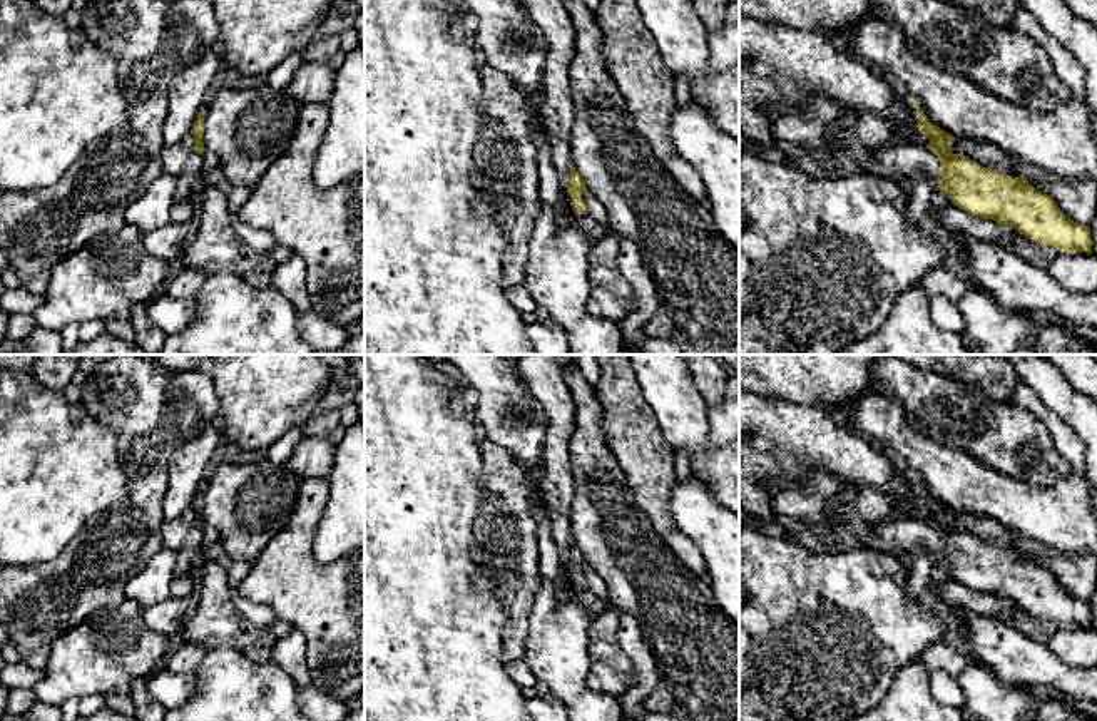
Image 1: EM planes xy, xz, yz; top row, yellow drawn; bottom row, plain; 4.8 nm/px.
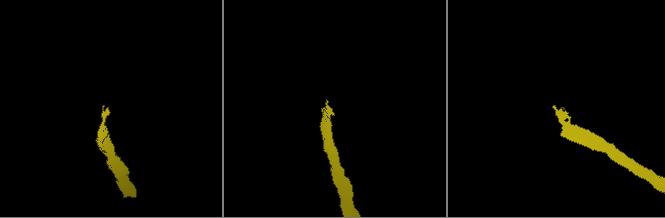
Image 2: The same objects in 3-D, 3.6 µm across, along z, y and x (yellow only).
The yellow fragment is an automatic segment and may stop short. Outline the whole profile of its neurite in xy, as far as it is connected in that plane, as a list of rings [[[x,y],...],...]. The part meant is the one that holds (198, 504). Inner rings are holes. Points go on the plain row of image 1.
[[[201,487],[197,488],[197,493],[192,500],[191,509],[194,512],[194,520],[192,520],[194,527],[189,530],[182,547],[177,550],[177,559],[176,559],[176,567],[174,567],[176,575],[189,574],[191,562],[196,557],[196,552],[202,540],[202,527],[206,525],[204,517],[202,517],[204,488]]]

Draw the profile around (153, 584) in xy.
[[[161,549],[147,565],[125,585],[125,599],[135,601],[142,609],[171,597],[171,582],[176,577],[177,552]]]

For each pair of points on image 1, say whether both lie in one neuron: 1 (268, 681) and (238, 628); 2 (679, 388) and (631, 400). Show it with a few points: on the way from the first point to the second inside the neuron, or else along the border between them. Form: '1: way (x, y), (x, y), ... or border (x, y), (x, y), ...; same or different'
1: border (239, 649), (211, 649), (208, 653); different
2: border (632, 372), (663, 432); different

